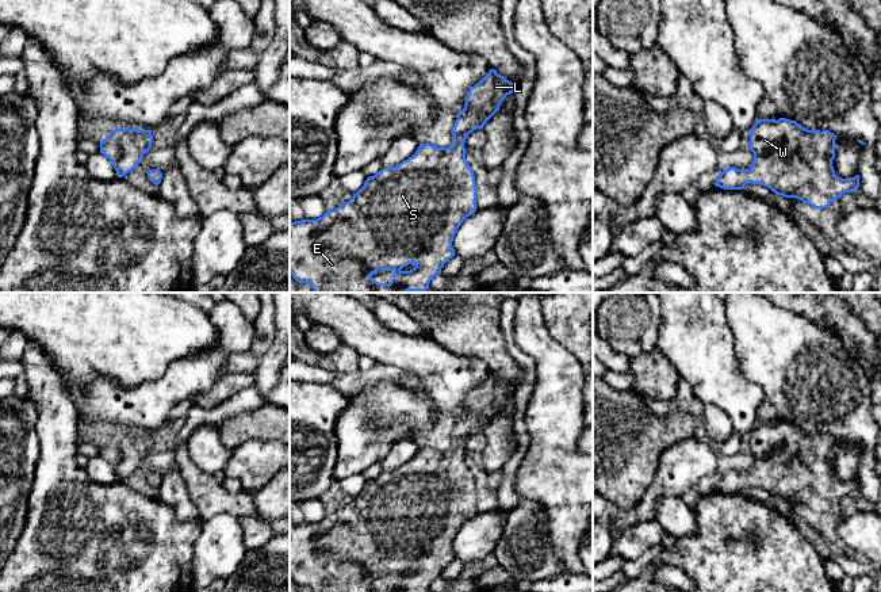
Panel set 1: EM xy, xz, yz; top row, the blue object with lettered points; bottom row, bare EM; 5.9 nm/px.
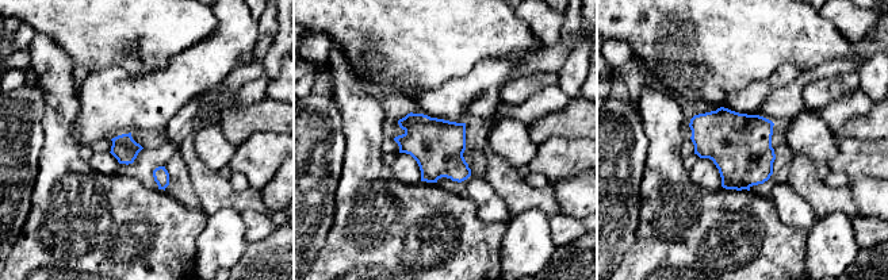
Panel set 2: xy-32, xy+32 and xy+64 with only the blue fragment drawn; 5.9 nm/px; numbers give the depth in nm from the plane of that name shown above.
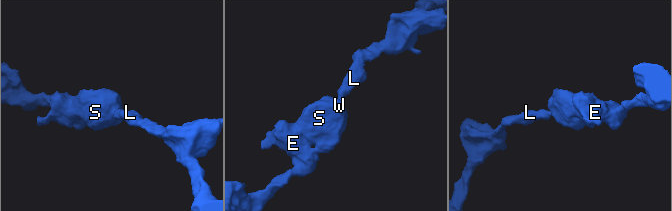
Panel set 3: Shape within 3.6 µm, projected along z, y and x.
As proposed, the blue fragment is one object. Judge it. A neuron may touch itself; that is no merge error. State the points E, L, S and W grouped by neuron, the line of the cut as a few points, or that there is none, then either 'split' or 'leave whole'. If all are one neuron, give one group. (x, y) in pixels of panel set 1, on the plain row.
E L S W | no cut | leave whole

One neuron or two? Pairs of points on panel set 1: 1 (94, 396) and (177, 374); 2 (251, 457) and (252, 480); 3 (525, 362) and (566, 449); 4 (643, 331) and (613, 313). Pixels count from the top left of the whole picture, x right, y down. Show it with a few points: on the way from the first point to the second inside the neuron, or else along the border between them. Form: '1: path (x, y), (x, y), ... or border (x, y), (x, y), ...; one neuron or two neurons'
1: path (114, 400), (152, 400), (157, 394); one neuron
2: path (252, 462), (252, 474); one neuron
3: border (528, 354), (535, 362), (535, 388), (524, 413); two neurons
4: path (636, 329), (627, 320), (620, 319); one neuron

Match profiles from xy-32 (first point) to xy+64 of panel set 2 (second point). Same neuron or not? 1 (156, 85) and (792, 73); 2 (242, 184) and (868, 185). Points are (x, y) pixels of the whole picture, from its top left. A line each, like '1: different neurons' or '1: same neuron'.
1: same neuron
2: different neurons

